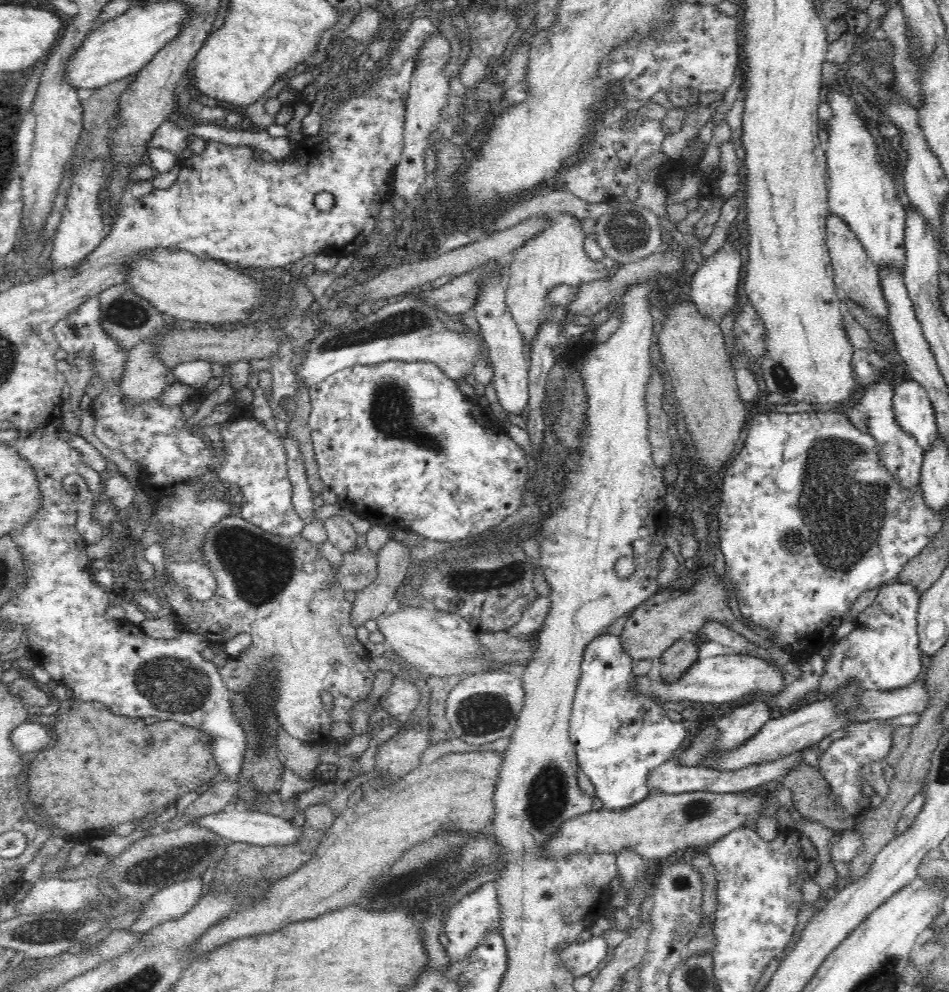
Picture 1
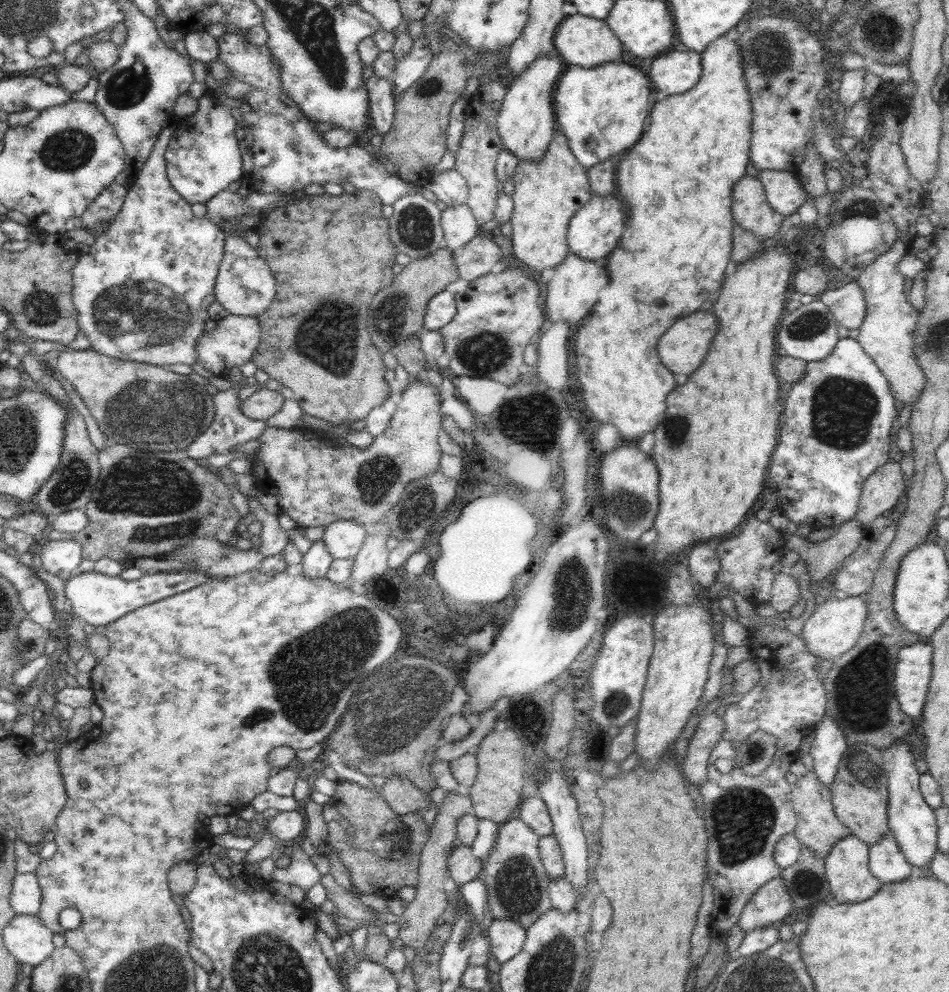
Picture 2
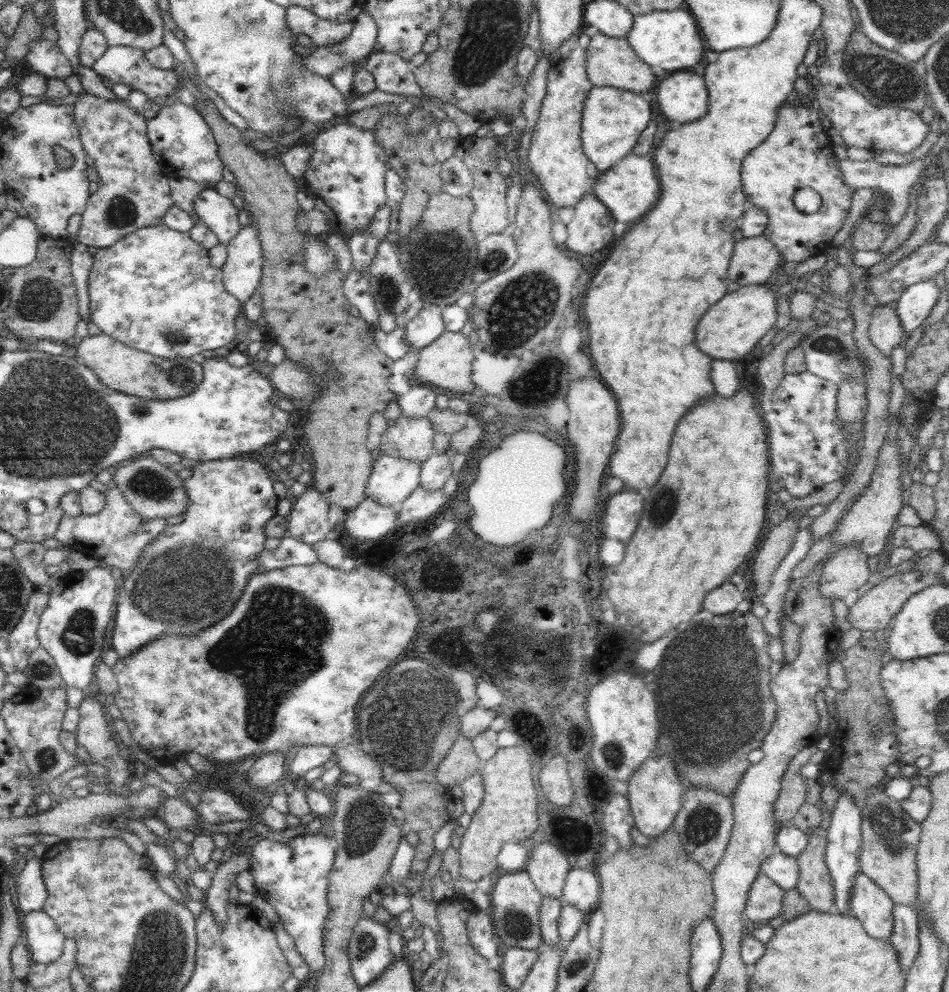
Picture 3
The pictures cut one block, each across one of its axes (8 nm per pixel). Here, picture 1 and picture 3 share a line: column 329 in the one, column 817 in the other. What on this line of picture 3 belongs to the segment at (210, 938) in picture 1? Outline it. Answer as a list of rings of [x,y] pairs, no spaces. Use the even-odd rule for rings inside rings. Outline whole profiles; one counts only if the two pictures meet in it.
[[[814,828],[806,848],[796,857],[800,879],[795,887],[813,911],[838,914],[834,906],[833,881],[825,862],[826,829]]]

